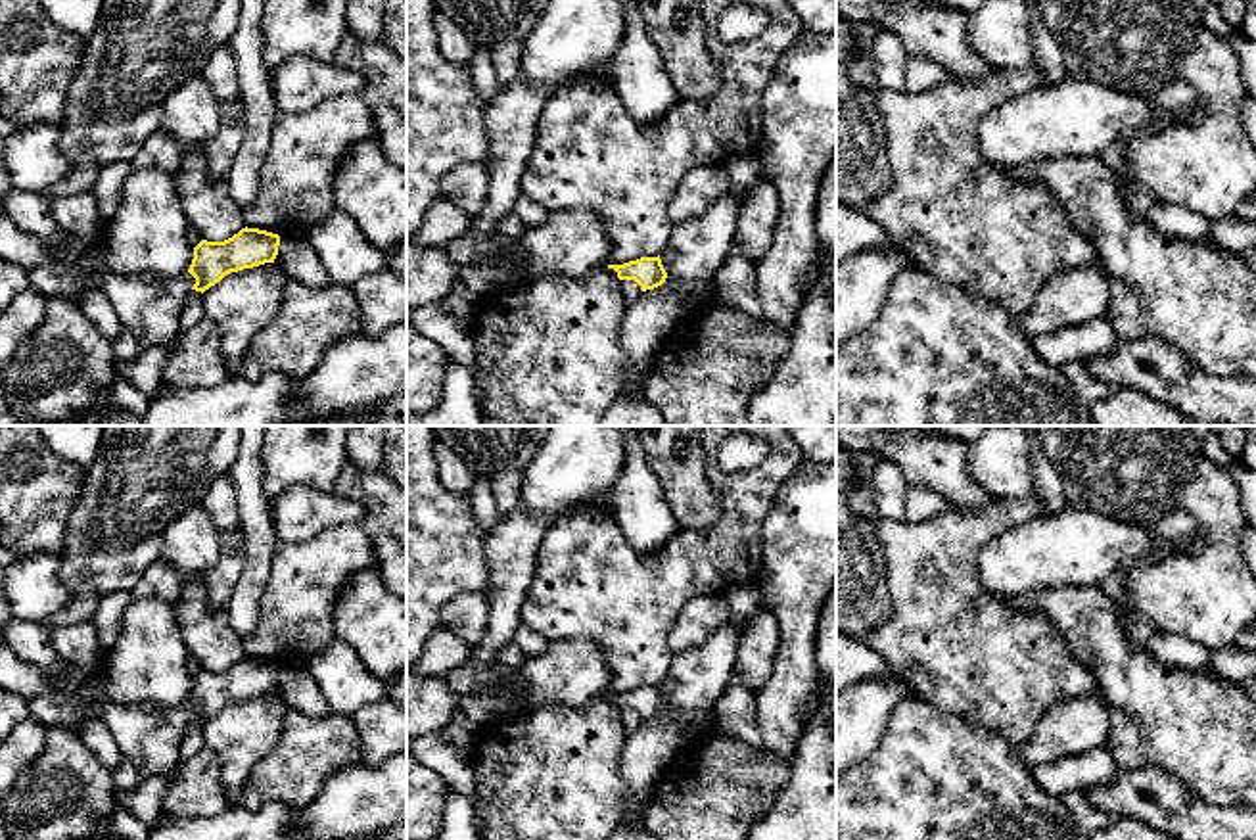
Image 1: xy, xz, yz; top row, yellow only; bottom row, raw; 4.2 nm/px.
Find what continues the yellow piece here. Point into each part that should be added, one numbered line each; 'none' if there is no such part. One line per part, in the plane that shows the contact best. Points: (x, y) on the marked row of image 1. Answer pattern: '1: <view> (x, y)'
1: xy (152, 311)

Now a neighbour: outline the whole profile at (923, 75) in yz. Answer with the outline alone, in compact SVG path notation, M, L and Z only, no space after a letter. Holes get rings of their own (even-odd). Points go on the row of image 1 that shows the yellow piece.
M913 58L907 69L907 92L920 94L938 88L945 79L947 71L934 59Z

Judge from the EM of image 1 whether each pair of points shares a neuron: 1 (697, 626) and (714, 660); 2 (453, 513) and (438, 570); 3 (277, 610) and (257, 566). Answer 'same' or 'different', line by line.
1: different
2: same
3: different

